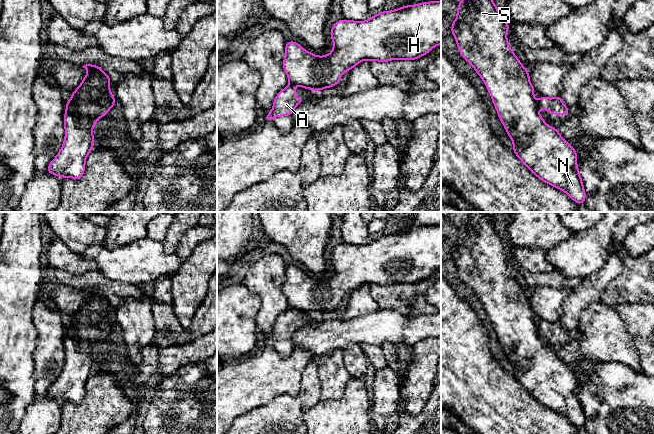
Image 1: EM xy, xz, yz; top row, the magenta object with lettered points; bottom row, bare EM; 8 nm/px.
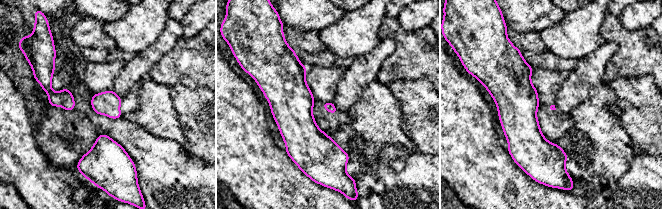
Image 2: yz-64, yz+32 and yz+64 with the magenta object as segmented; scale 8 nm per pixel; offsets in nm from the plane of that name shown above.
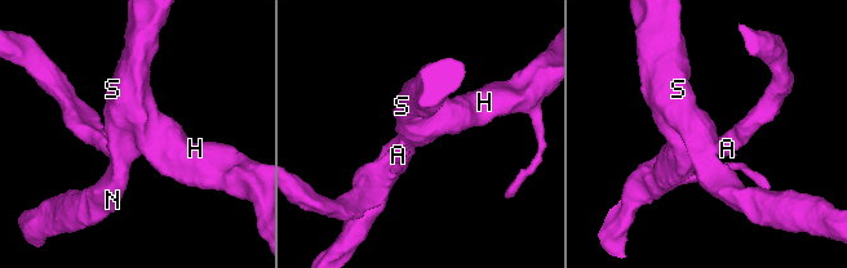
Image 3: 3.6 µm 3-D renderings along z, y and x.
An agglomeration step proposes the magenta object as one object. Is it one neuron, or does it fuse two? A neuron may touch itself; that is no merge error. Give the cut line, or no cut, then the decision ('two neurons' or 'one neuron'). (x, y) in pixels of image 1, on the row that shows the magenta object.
cut yz (538, 101), (537, 108); two neurons

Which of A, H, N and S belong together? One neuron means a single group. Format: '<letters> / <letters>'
A / H N S

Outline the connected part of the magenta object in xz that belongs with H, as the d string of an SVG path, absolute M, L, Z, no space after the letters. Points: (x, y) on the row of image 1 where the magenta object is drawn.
M441 1L422 2L415 5L406 5L395 10L382 11L366 21L341 19L332 26L330 37L334 46L332 51L324 56L308 52L295 41L286 42L285 58L282 66L290 84L320 92L324 88L338 85L345 71L350 71L364 60L379 62L395 59L416 60L428 54L434 47L441 44Z

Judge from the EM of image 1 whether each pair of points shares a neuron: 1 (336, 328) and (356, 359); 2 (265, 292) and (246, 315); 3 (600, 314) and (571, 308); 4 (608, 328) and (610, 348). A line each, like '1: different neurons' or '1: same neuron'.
1: different neurons
2: different neurons
3: different neurons
4: same neuron

